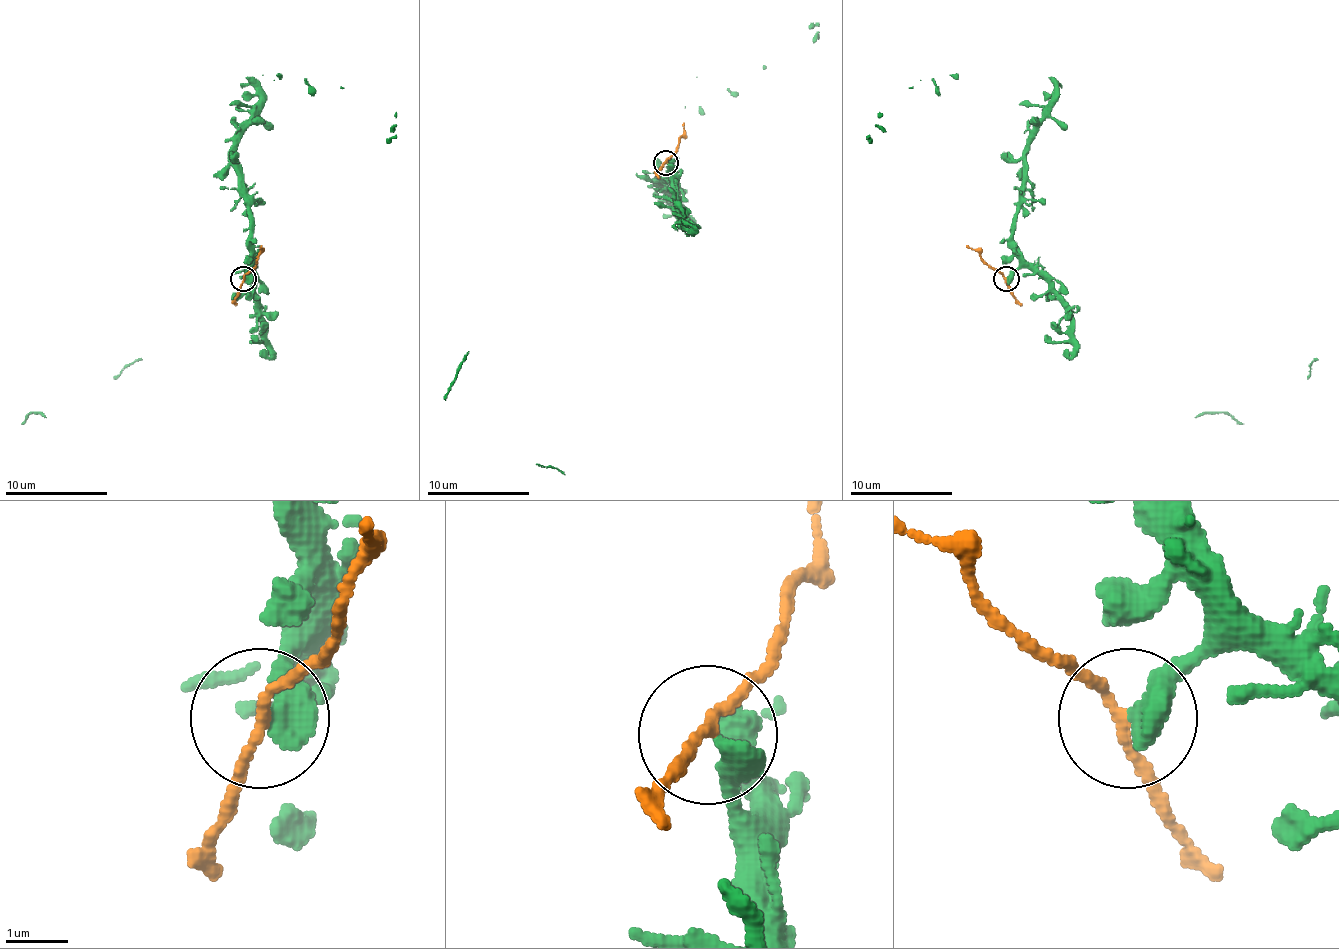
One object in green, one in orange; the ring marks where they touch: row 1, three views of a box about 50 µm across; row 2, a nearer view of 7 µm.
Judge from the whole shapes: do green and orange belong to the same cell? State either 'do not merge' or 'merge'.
do not merge

